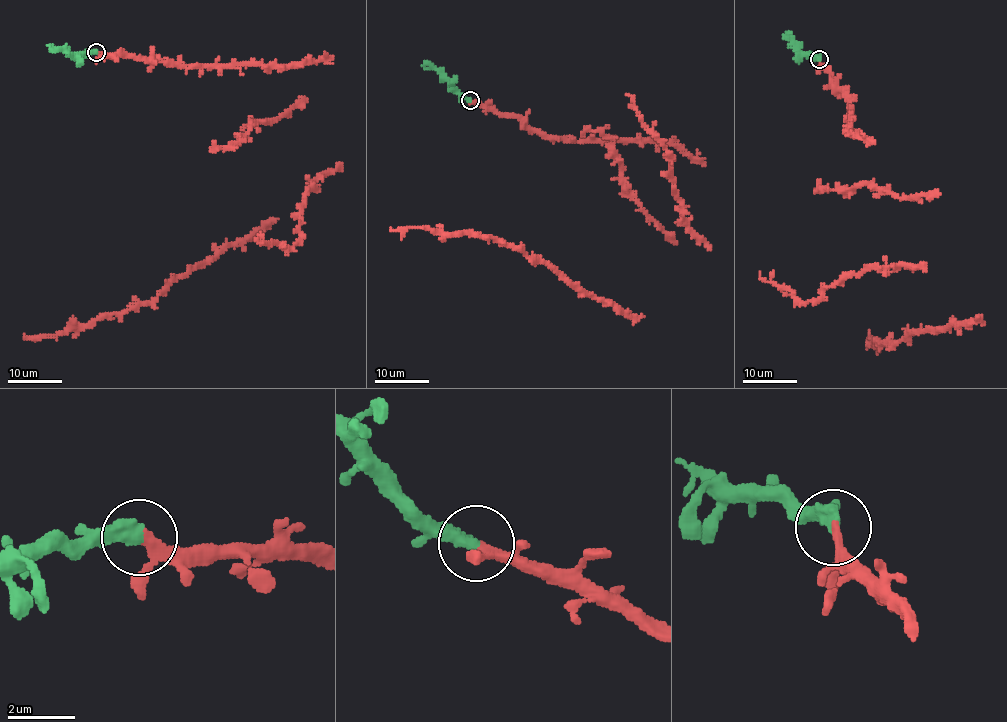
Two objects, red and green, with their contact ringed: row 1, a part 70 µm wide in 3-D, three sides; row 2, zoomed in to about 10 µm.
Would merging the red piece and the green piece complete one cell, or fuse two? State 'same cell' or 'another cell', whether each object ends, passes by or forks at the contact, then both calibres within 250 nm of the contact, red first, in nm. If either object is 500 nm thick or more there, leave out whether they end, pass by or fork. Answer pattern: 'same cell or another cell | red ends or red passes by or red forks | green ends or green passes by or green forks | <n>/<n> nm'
same cell | red passes by | green ends | 200/480 nm

